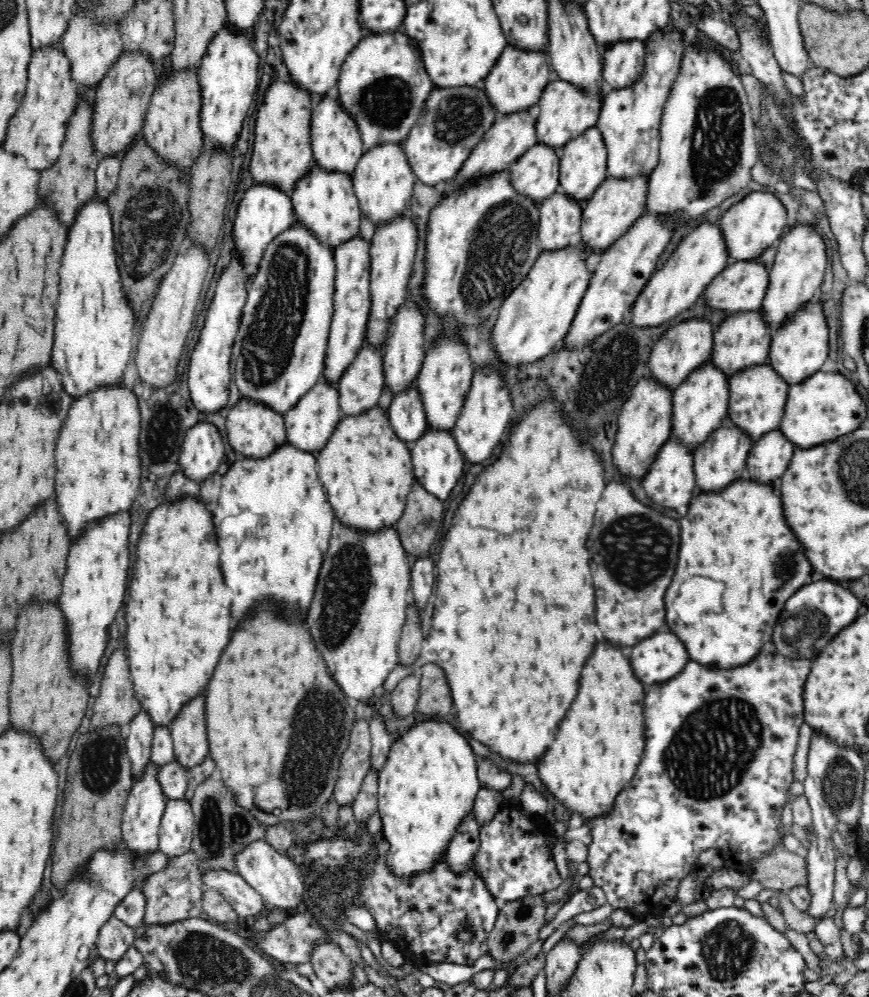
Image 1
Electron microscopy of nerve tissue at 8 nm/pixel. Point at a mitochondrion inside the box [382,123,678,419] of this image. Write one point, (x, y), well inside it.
(503, 237)

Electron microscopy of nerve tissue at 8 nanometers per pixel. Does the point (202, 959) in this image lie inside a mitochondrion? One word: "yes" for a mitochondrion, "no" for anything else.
yes

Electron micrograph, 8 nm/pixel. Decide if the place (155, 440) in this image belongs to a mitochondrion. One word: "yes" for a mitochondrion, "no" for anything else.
yes

